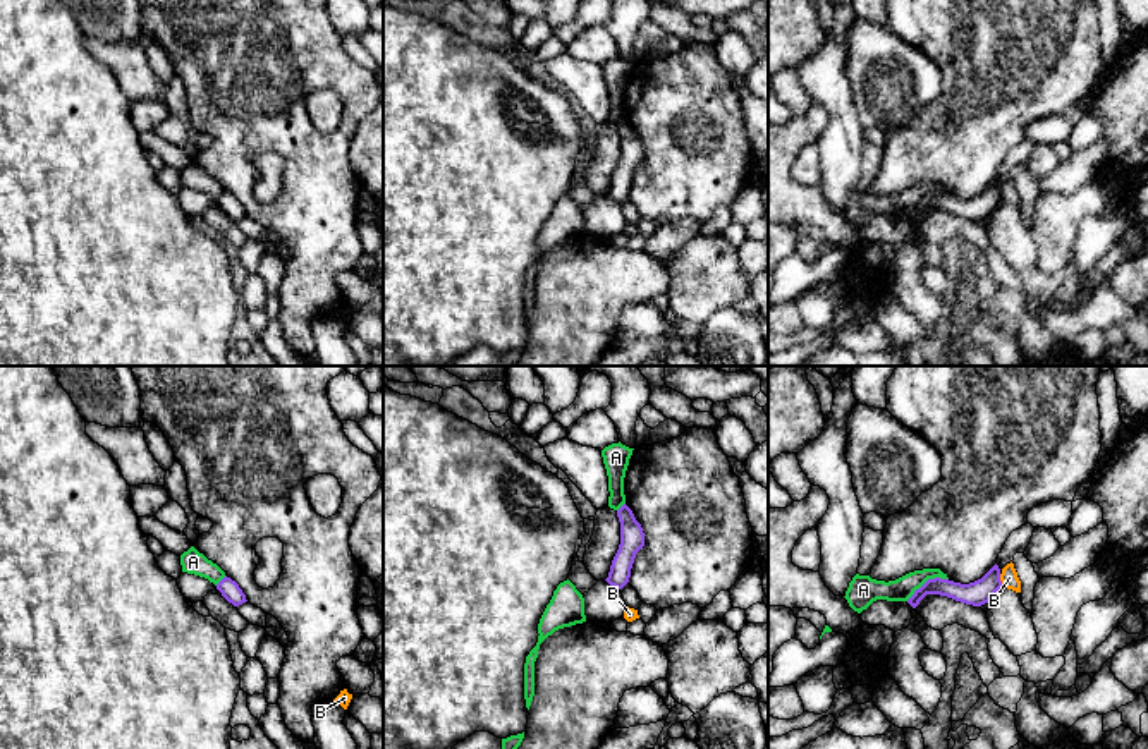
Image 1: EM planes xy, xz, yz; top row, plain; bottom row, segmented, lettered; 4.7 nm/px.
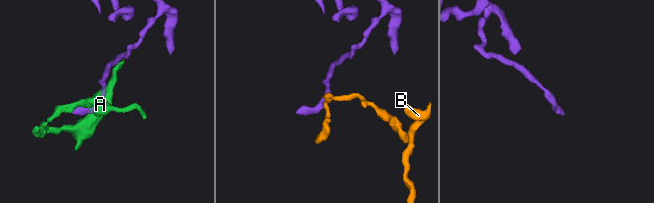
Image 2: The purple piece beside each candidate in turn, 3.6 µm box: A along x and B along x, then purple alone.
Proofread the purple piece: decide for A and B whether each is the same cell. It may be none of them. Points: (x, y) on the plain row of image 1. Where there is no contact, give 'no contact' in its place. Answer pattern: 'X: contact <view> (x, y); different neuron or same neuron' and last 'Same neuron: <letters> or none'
A: contact yz (928, 194); different neuron
B: contact yz (999, 194); different neuron
Same neuron: none

